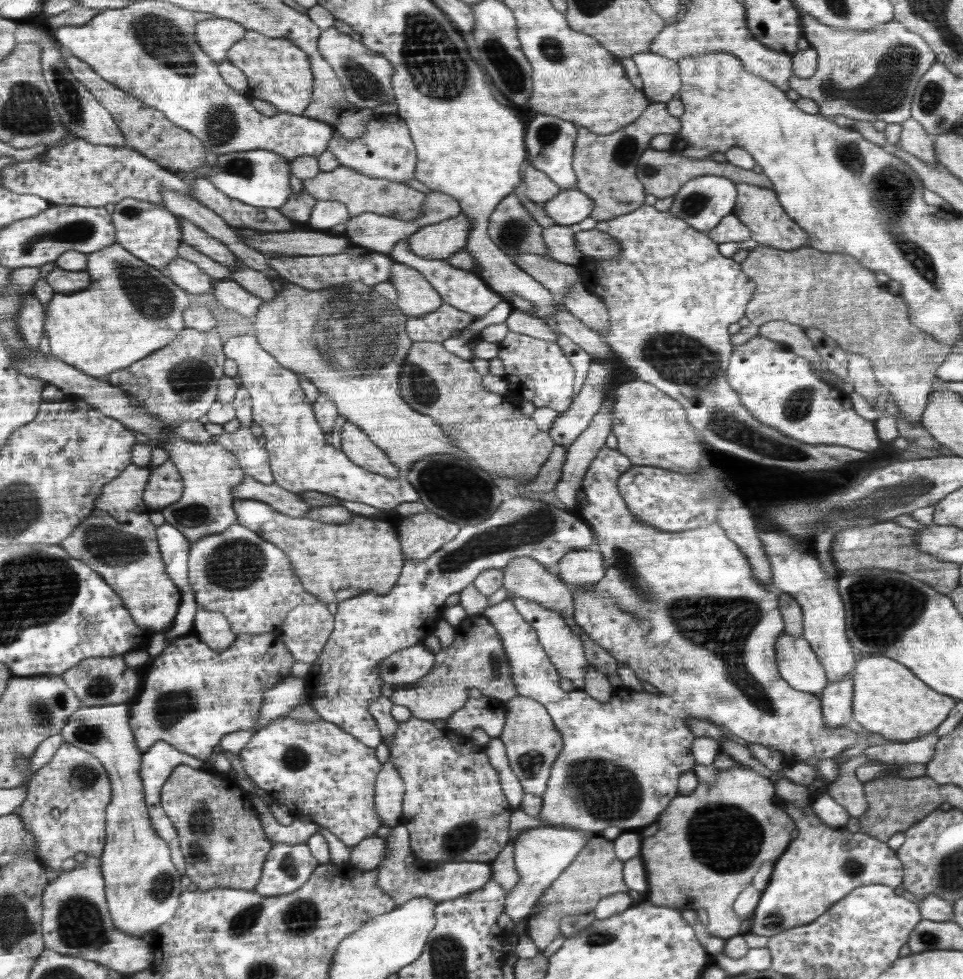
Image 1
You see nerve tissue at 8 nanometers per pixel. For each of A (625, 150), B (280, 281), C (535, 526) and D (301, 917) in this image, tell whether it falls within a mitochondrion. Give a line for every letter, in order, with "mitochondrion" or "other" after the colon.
A: mitochondrion
B: other
C: mitochondrion
D: mitochondrion

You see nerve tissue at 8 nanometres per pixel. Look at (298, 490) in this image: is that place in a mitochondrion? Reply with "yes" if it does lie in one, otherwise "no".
no

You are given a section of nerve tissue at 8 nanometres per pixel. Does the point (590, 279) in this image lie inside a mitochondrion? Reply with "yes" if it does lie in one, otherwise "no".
no

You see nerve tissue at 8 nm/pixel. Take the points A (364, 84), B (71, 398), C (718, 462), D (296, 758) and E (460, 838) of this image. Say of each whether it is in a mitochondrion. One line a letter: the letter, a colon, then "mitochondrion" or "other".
A: mitochondrion
B: other
C: mitochondrion
D: mitochondrion
E: mitochondrion

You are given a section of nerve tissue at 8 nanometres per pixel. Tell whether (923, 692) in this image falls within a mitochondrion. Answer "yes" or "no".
no

